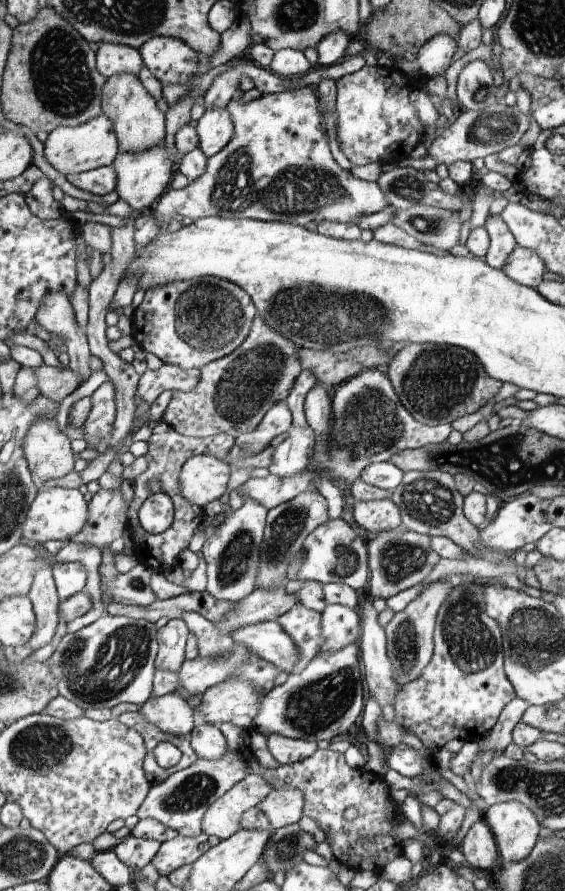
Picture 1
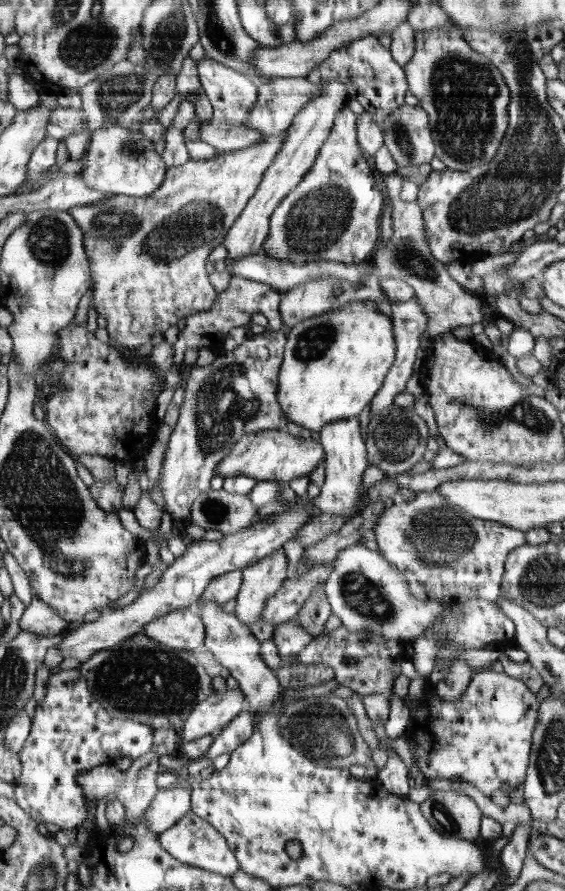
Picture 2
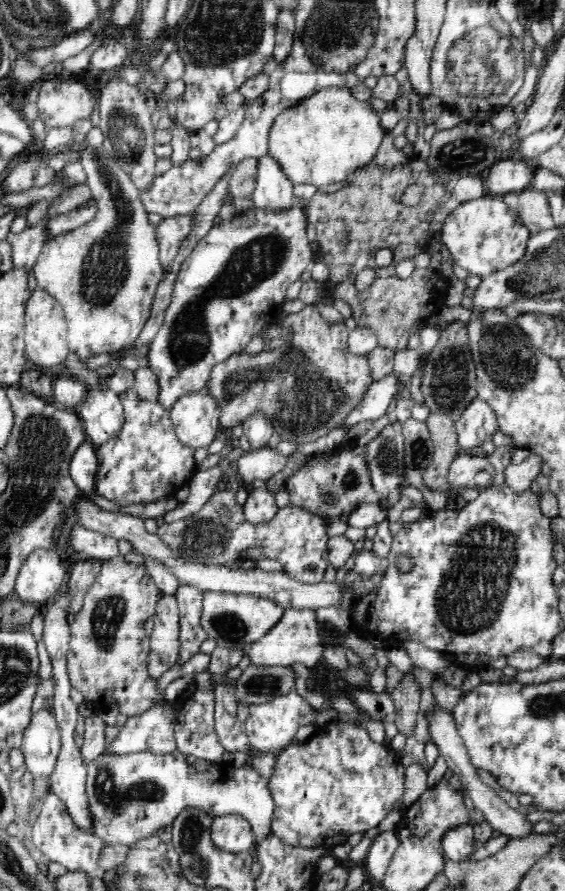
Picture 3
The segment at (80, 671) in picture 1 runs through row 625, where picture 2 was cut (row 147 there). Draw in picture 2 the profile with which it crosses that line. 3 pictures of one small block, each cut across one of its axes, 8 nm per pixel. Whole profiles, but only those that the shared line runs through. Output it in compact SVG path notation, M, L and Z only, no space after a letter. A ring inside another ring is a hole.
M128 126L100 128L90 133L91 144L88 152L78 160L83 162L85 170L78 174L91 188L107 195L125 195L128 197L153 196L159 190L167 176L166 162L155 152L152 140L144 132L128 130Z

